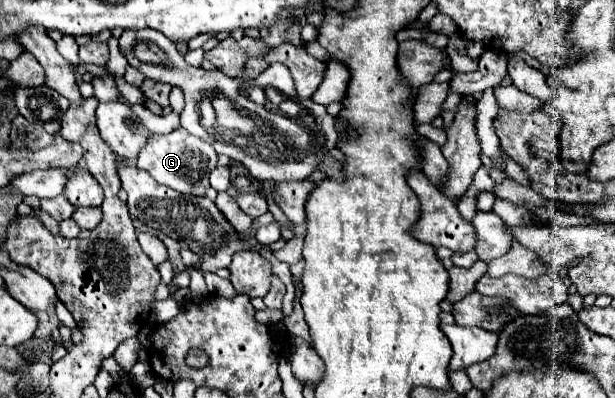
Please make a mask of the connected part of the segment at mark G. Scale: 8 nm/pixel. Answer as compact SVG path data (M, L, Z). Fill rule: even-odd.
M181 127L167 135L153 135L147 141L147 147L137 157L137 169L147 171L157 183L171 187L183 195L205 195L209 187L209 173L215 169L215 165L215 149L207 141L191 135Z

